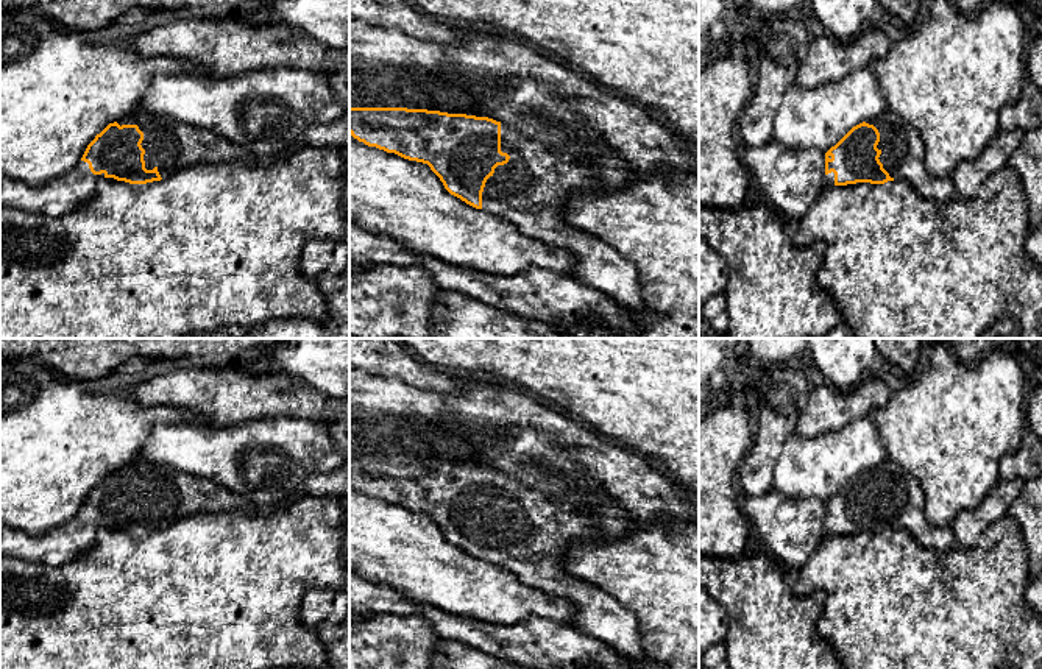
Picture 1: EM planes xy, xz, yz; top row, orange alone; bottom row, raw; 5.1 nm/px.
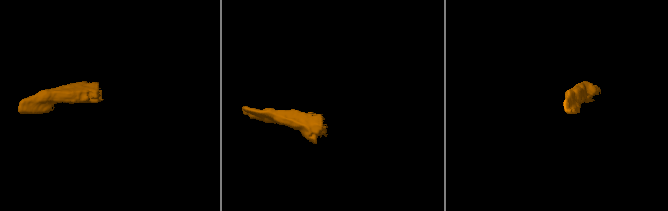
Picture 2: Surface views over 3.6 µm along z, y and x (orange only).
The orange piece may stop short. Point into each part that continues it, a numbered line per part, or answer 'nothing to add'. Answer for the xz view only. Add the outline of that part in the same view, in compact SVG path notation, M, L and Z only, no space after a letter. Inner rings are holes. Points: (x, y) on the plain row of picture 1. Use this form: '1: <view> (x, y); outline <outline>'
1: xz (531, 540); outline M501 473L501 501L510 505L509 511L498 515L487 529L482 541L482 560L510 571L521 583L540 589L548 596L568 600L574 605L572 625L608 644L622 658L644 661L640 621L635 613L624 608L611 594L594 585L574 579L562 561L568 549L579 541L597 535L594 522L583 510L565 501L548 497L523 482Z

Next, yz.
1: yz (902, 498); outline M886 458L877 468L866 471L880 482L877 497L881 501L880 511L894 529L903 529L922 546L936 552L955 549L952 527L937 527L925 515L925 494L917 479L903 466Z

